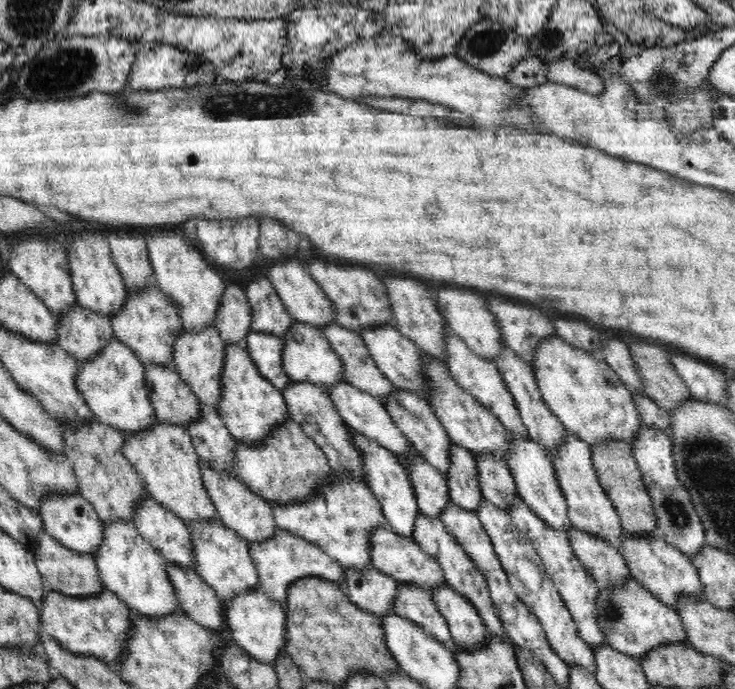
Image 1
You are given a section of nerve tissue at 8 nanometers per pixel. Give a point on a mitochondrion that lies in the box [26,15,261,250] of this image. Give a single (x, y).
(70, 69)

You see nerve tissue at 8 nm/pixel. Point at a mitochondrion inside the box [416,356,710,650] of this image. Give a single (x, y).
(677, 513)

